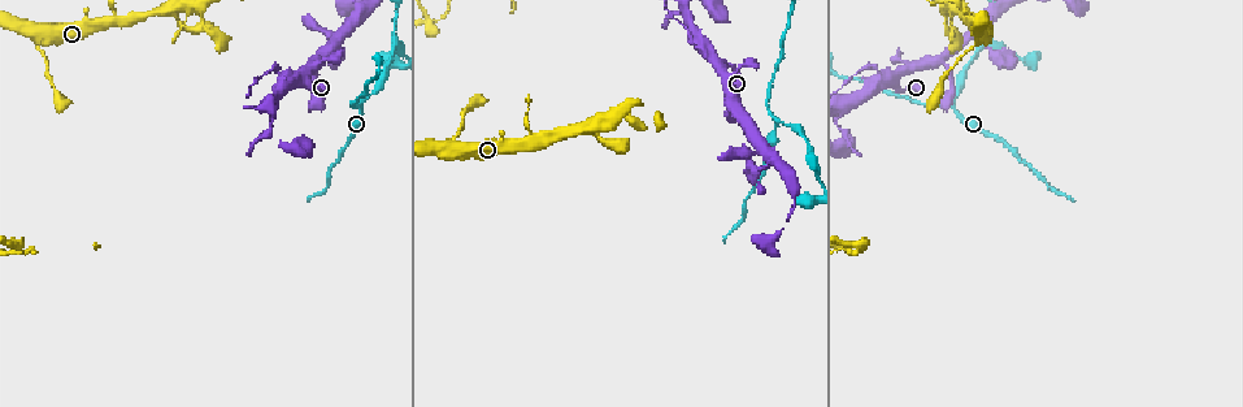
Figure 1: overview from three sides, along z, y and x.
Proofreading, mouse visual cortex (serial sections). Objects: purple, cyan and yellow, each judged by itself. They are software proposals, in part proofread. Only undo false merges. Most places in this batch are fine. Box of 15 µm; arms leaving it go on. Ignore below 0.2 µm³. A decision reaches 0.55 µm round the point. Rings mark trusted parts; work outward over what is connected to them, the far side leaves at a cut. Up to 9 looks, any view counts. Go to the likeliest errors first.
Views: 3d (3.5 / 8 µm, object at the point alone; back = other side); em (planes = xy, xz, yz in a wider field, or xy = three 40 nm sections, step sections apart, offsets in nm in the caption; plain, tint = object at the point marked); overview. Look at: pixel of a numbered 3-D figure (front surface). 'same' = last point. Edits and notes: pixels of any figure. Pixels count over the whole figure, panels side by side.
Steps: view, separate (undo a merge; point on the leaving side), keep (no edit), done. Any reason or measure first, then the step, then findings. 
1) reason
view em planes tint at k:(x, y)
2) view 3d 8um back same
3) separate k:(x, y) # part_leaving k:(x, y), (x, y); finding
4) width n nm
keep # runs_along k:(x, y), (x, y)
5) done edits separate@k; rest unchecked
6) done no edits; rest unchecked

view 3d 3.5um at 1:(363, 102)

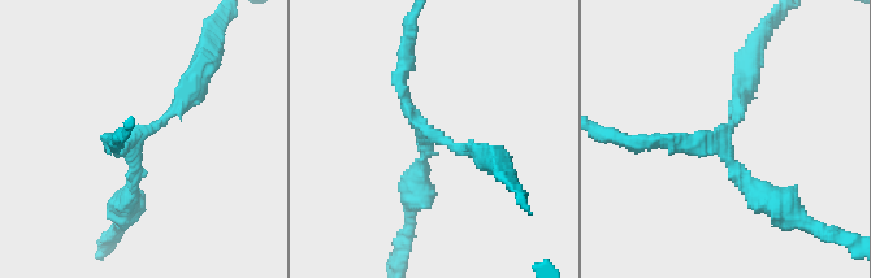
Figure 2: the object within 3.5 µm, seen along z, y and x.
arms 3; arm_widths 200, 200, 250 nm
view em planes plain at 2:(426, 132)

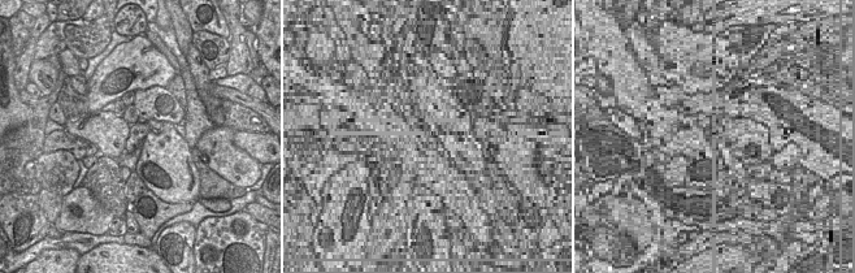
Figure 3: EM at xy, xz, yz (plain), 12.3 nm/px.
view em planes tint same

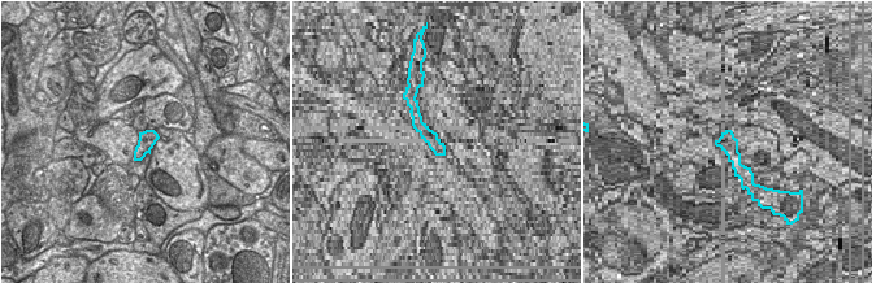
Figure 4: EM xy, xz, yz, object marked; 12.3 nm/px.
keep # runs_along 2:(125, 203), (137, 139), (193, 83); continuous, no second cell

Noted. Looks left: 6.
sharp bend
view 3d 3.5um at 1:(691, 44)

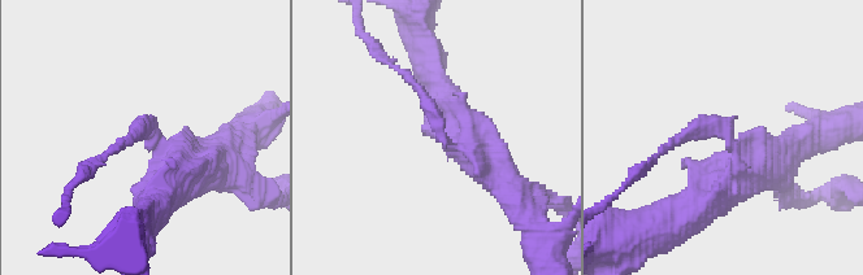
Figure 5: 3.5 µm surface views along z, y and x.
arm_widths 150, 500 nm; now the EM
view em xy step 2 tint at 5:(440, 135)

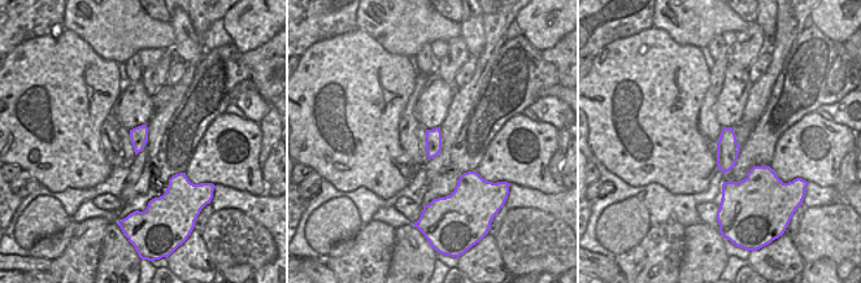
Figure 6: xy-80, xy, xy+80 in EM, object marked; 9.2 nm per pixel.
keep # runs_along 5:(493, 170), (400, 74); continuous, no second cell

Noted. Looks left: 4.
thin arm on a thick one
view 3d 3.5um at 1:(529, 145)

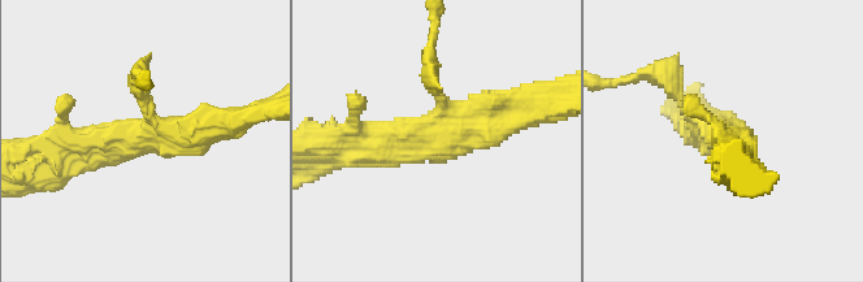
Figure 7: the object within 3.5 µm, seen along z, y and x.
arms 3; arm_widths 150, 450, 450 nm
view em planes tint at 7:(146, 140)

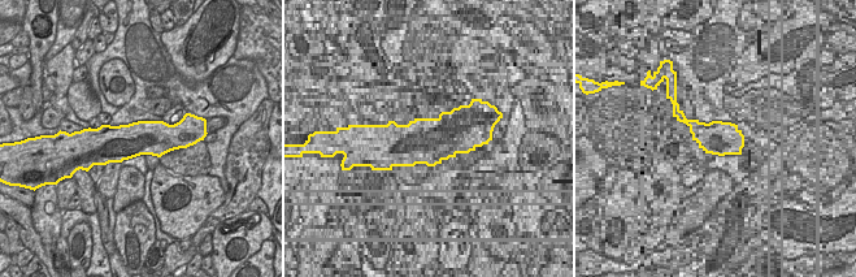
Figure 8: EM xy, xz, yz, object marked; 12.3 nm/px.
keep # runs_along 7:(352, 148), (452, 135), (516, 108); one cell here

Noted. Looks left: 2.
branch point
view em xy step 2 tint at 1:(396, 43)

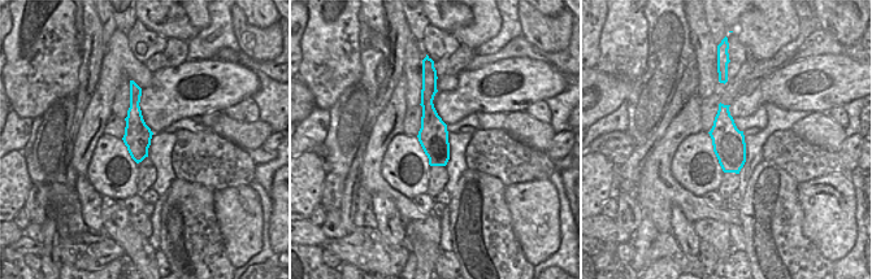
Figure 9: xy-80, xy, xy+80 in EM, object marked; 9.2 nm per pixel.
see where the arms go
view 3d 3.5um same

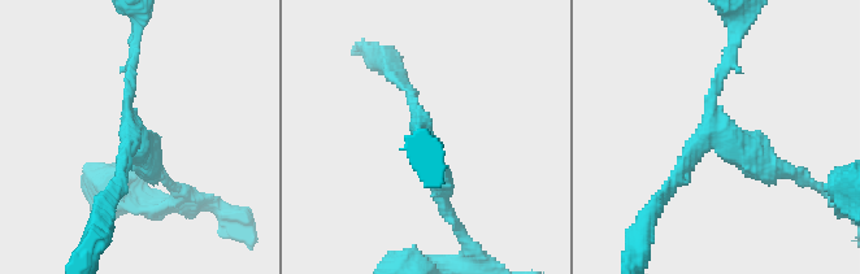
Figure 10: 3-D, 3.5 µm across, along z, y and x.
width 280 nm
separate 10:(758, 140) # part_leaving 10:(716, 133), (816, 185); two cells meet here

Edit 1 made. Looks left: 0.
done edits separate@10; rest unchecked

